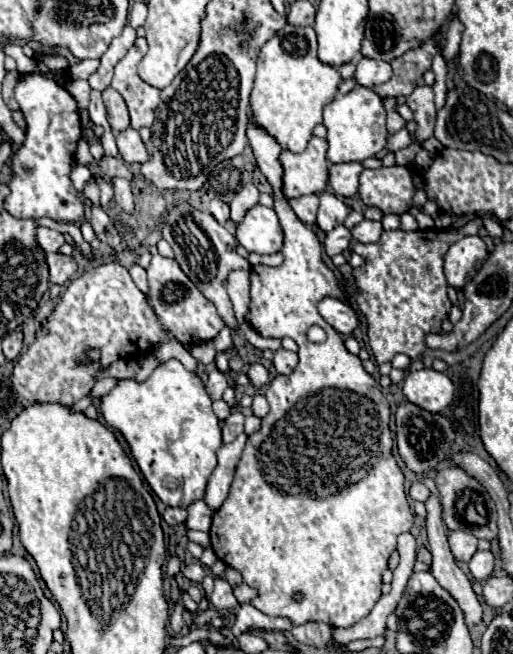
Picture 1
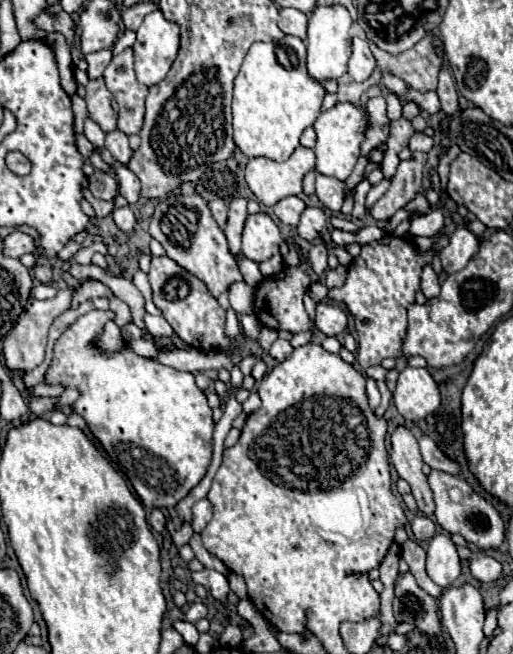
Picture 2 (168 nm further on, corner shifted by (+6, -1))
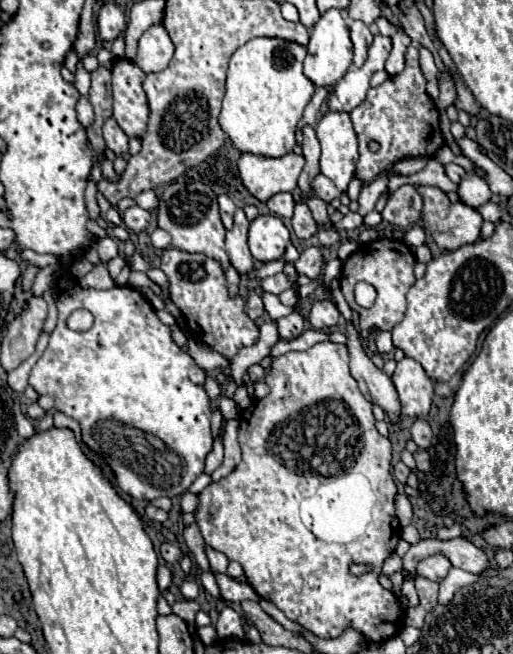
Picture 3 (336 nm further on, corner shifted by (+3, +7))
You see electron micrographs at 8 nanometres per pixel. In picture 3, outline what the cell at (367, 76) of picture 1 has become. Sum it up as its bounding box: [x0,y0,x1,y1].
[349,21,373,67]

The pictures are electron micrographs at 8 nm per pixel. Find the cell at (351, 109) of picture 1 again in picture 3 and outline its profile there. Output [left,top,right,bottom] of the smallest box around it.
[315,111,359,191]

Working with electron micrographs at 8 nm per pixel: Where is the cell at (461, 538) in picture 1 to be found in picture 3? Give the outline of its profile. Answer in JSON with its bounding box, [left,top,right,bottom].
[417,553,451,583]

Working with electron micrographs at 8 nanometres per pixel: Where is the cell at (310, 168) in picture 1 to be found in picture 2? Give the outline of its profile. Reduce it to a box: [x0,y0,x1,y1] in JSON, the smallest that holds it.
[246,147,314,207]

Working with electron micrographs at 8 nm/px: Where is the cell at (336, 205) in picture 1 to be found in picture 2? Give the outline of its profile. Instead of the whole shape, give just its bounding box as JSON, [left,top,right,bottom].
[296,207,326,241]

